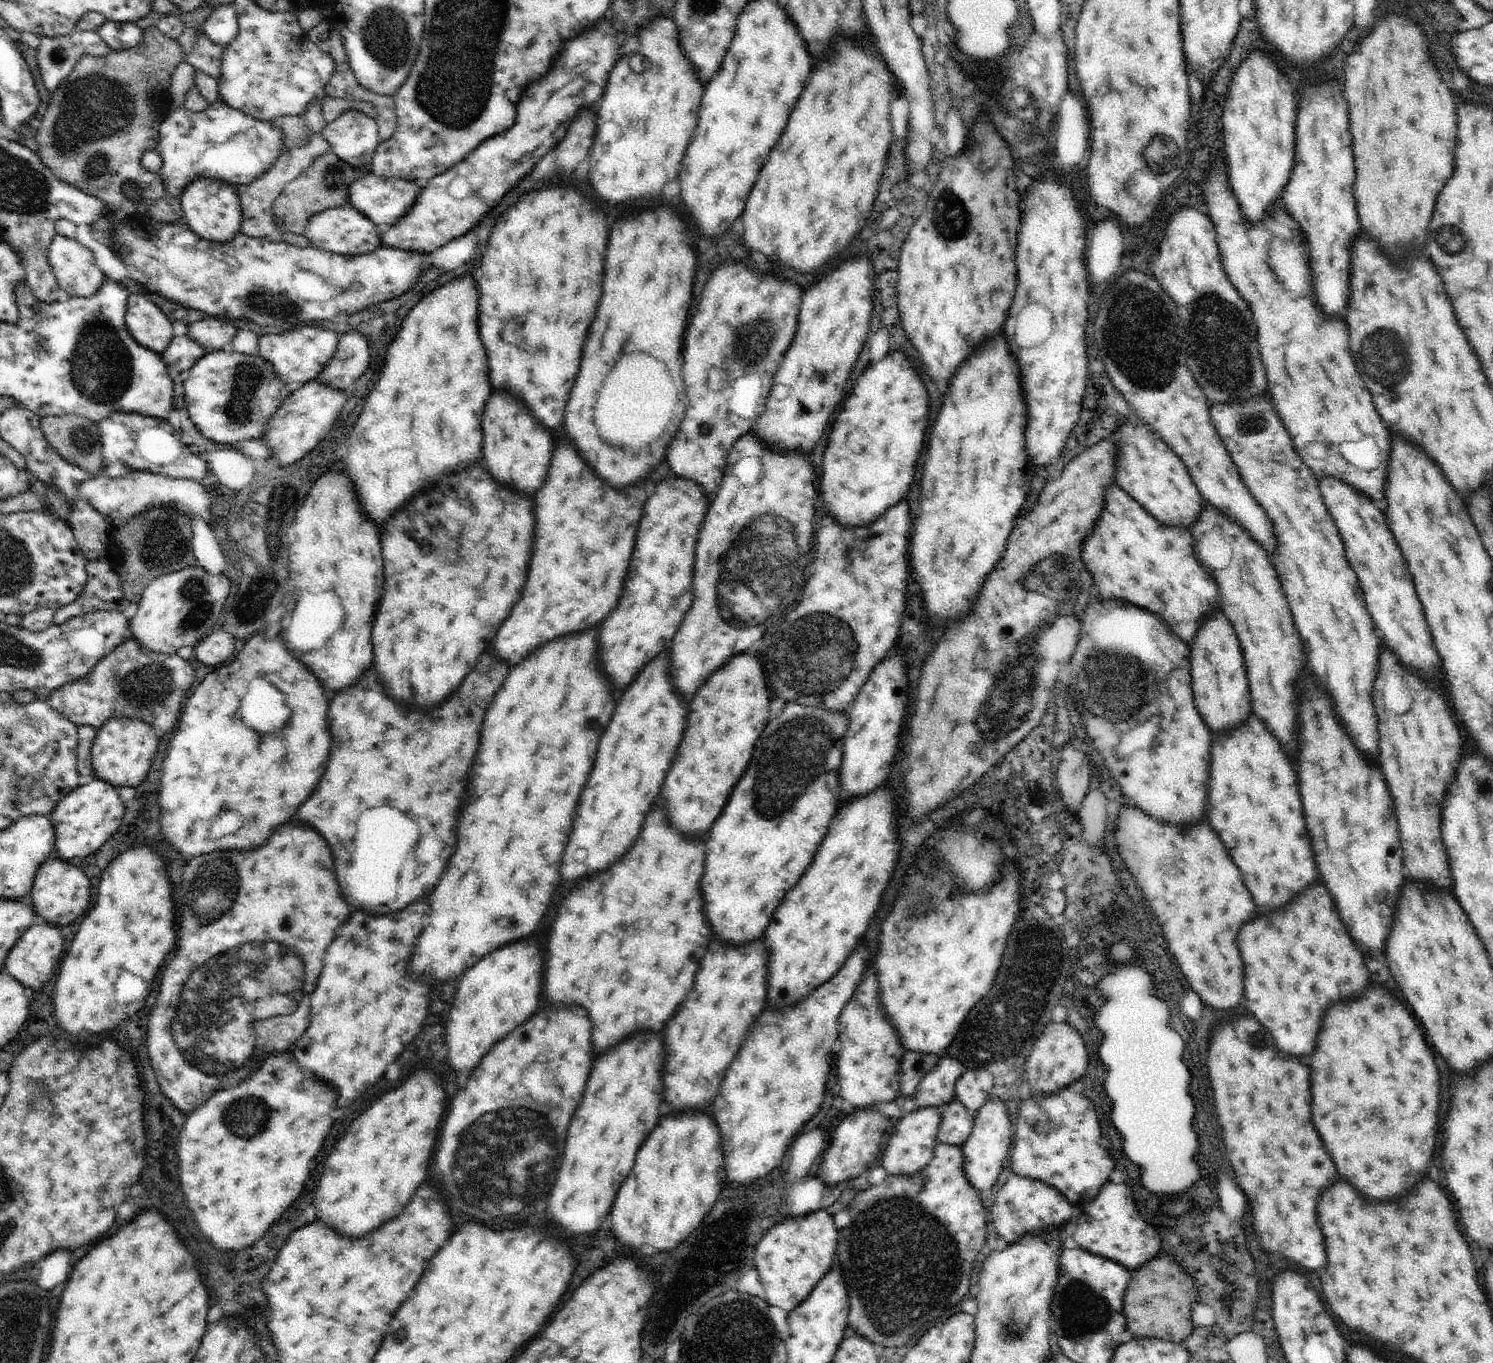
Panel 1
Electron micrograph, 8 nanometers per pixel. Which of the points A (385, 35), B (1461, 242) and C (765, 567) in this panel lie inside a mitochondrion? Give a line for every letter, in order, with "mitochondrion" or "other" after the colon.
A: mitochondrion
B: mitochondrion
C: mitochondrion

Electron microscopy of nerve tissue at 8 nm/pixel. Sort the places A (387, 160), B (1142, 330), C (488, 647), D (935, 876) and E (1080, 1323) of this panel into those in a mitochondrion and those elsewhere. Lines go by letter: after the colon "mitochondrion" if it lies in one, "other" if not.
A: other
B: mitochondrion
C: other
D: mitochondrion
E: mitochondrion

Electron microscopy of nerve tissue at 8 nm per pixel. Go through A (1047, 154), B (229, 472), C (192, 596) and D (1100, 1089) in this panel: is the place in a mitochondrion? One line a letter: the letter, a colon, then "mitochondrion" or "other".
A: other
B: other
C: mitochondrion
D: other

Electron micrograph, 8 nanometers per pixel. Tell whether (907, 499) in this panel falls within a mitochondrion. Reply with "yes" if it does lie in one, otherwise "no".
no

